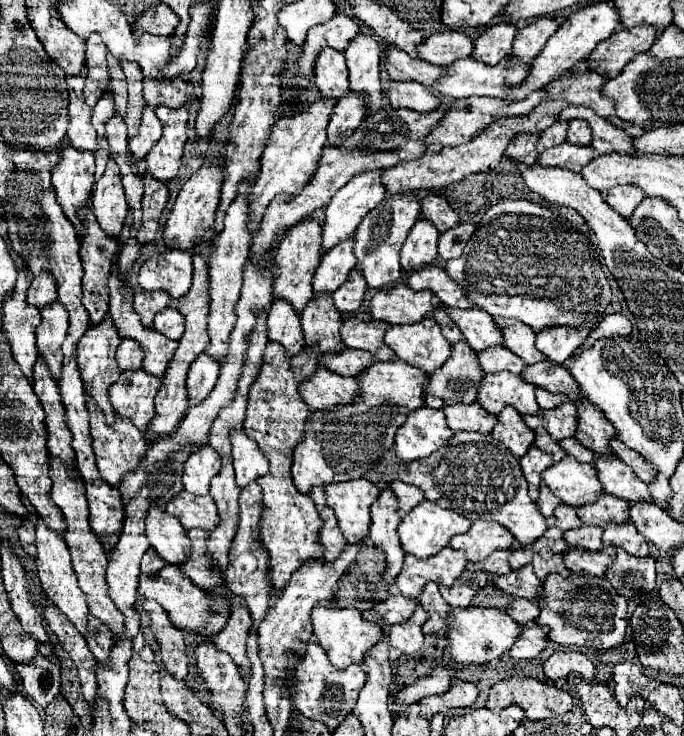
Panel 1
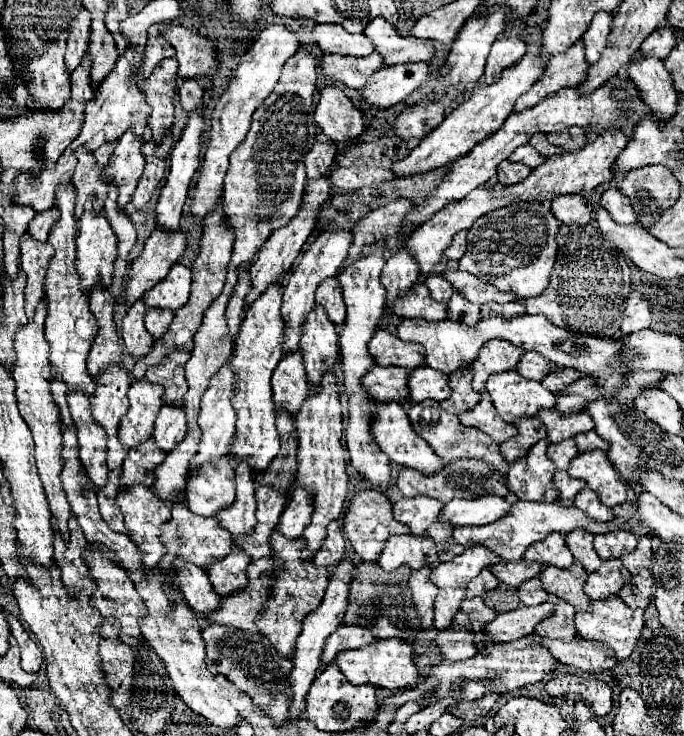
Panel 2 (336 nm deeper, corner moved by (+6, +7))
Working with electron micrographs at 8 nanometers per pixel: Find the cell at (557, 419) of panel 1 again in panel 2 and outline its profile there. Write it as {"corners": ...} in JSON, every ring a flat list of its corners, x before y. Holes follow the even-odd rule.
{"corners":[[551,409,551,411,541,411,541,413,537,413,537,417,545,423,545,427,547,427,547,437,549,437,551,443,559,443,559,441,571,439,571,437,575,437,577,433,591,431,591,429,595,427,593,419,591,419,589,413,585,413,585,411,563,415,563,413]]}

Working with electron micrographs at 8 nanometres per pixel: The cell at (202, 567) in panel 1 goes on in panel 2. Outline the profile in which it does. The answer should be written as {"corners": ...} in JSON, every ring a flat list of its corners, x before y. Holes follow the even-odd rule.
{"corners":[[233,549,225,561,219,561,217,565,209,565,207,573,211,579,213,589,221,597,229,597,241,589,247,587,247,565,251,563,251,557,243,553,241,549]]}

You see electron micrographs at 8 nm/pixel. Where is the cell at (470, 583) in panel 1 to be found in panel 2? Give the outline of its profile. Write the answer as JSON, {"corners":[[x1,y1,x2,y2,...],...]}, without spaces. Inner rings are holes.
{"corners":[[475,597,475,599,465,599,461,603,461,611,469,615,471,619,471,625,473,625,473,631,475,633,483,633,485,631,485,625,491,623,497,613,493,609,489,609,481,597]]}

